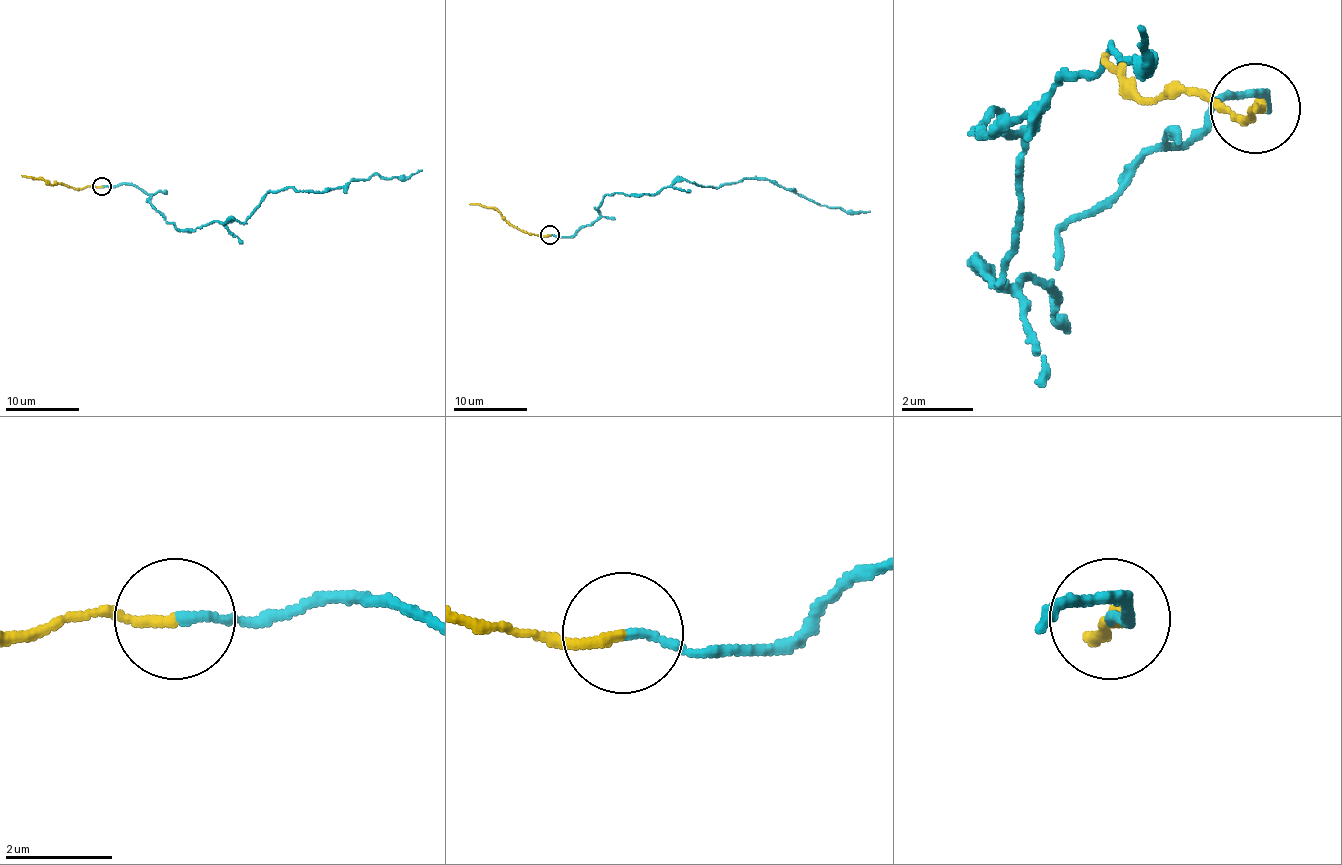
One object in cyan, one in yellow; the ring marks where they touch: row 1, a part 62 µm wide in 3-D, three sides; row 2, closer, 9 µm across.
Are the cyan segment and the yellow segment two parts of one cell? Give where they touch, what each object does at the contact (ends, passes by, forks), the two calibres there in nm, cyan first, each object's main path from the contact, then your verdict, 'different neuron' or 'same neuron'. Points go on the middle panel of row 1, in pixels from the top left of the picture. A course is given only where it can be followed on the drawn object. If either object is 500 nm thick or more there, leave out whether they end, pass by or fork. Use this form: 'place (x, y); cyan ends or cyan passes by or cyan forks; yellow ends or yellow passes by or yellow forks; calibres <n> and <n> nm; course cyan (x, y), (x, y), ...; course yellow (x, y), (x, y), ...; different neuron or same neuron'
place (550, 235); cyan ends; yellow ends; calibres 160 and 190 nm; course cyan (549, 234), (567, 238), (586, 227), (606, 195), (658, 194), (676, 183), (775, 181), (821, 205), (869, 210); course yellow (549, 234), (538, 236), (516, 229), (496, 210), (470, 203); different neuron

